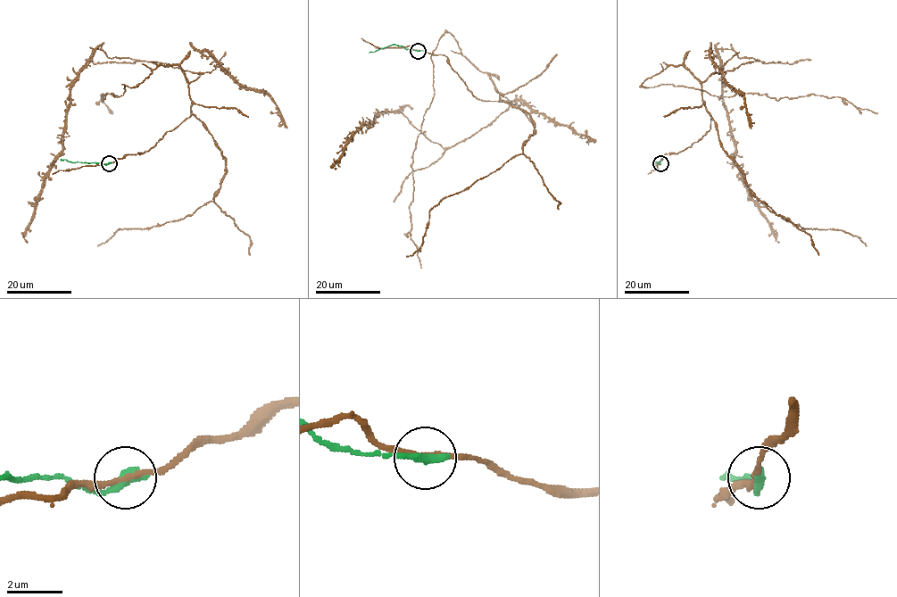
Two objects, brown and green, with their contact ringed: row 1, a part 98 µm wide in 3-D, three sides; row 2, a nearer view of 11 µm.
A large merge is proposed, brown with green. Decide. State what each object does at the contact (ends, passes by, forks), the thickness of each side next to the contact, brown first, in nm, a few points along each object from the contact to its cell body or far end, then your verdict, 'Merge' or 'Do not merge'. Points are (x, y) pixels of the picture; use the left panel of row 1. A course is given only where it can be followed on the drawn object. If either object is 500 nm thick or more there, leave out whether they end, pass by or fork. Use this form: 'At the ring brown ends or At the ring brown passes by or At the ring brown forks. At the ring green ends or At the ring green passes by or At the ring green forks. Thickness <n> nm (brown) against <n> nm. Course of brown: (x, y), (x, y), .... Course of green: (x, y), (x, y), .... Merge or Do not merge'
At the ring brown passes by. At the ring green ends. Thickness 160 nm (brown) against 440 nm. Course of brown: (109, 162), (147, 152), (189, 116), (188, 84), (200, 72), (94, 49), (71, 87), (62, 153), (27, 243). Course of green: (109, 162), (60, 161). Do not merge

